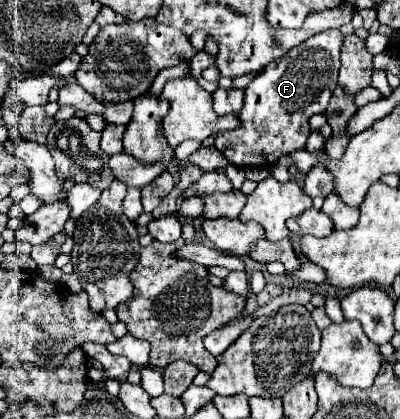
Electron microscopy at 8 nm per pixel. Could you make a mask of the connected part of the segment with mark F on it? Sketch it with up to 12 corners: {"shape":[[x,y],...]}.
{"shape":[[316,34],[248,84],[230,164],[304,148],[334,92],[344,36]]}

